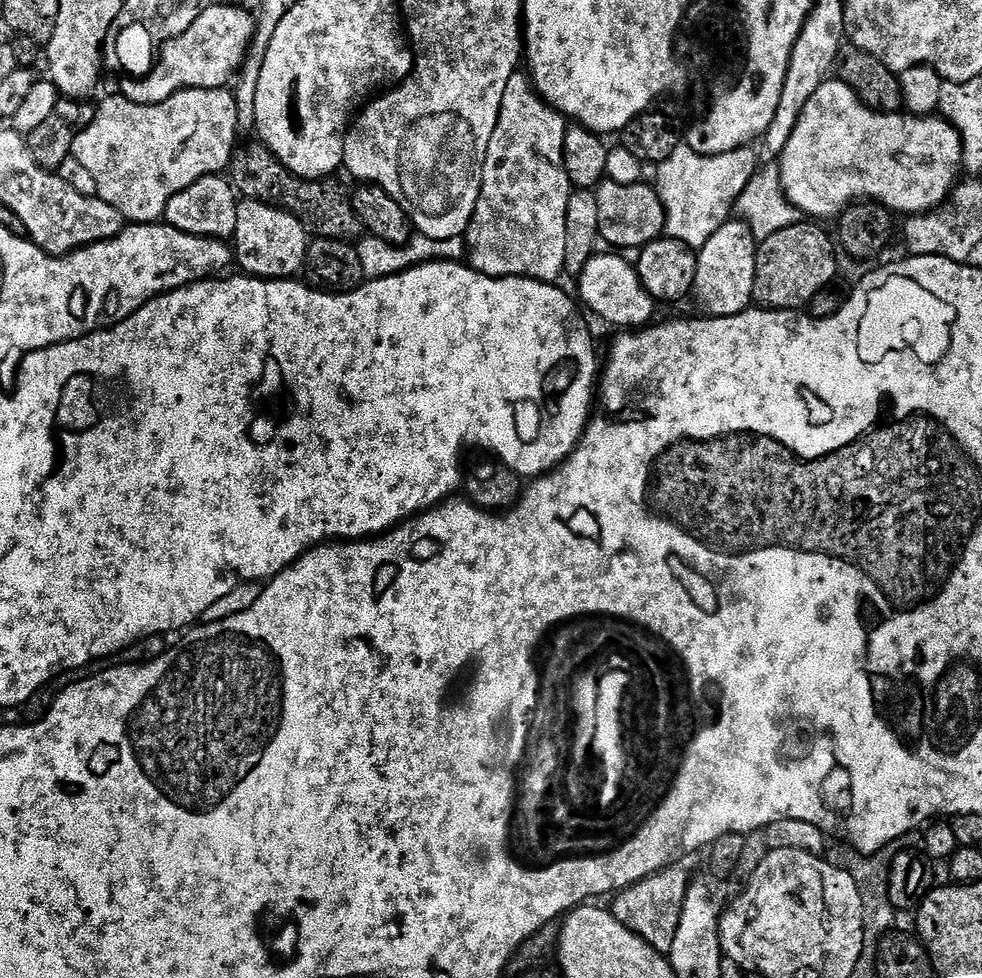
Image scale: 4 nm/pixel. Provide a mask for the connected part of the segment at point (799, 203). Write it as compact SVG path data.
M829 78L825 80L822 86L818 86L818 90L814 90L810 102L806 102L806 106L802 110L802 114L786 142L778 165L778 179L781 182L781 190L784 192L785 198L808 218L820 218L816 216L833 216L833 218L836 218L843 213L845 208L857 202L875 202L893 214L899 214L899 212L904 212L903 214L929 213L939 209L945 203L943 200L947 201L949 199L950 193L958 180L956 171L959 173L962 168L962 149L960 147L960 135L956 133L955 126L949 124L947 119L941 118L936 114L916 116L901 114L900 112L876 112L872 108L867 108L854 94L854 90L850 90L850 86L846 86L843 80Z

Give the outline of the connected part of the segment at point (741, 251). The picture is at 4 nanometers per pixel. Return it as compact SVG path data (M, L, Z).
M732 218L697 251L692 299L705 317L730 317L742 313L753 303L754 278L756 277L757 241L747 223Z

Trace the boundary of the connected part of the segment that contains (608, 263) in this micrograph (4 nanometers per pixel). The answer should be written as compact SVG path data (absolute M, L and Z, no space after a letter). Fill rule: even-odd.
M600 254L593 255L590 260L585 264L578 279L580 285L580 300L579 303L589 308L596 316L601 316L608 324L613 324L616 330L639 330L653 319L652 315L655 314L658 308L658 302L655 298L644 289L640 281L640 275L637 274L635 267L631 263L628 264L623 260L623 255L612 254L616 256L600 256Z

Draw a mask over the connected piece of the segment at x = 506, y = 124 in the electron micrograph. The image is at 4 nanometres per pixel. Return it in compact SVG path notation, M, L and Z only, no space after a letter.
M518 70L515 72L506 86L506 94L502 94L500 121L496 131L490 138L490 146L486 150L486 158L484 159L484 188L480 192L480 204L483 207L477 211L466 233L466 240L472 243L472 260L470 259L470 264L477 272L487 276L527 276L530 280L543 280L545 282L556 282L559 281L558 278L561 279L564 263L566 262L566 212L574 191L570 178L566 174L566 166L564 165L564 139L568 129L569 125L566 123L565 117L561 116L552 105L541 98L531 79L523 71Z

